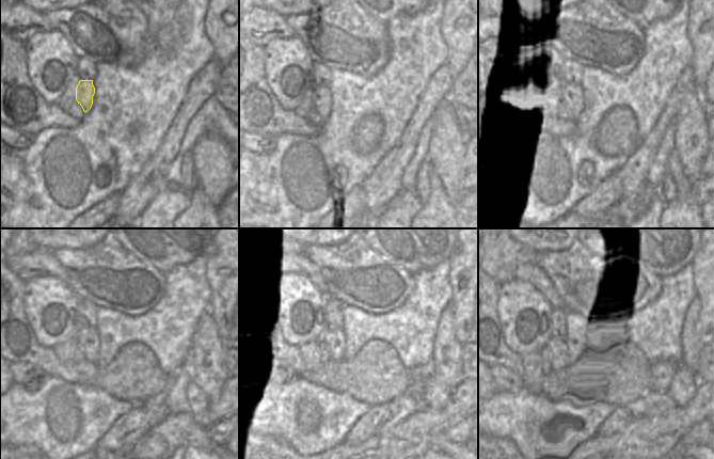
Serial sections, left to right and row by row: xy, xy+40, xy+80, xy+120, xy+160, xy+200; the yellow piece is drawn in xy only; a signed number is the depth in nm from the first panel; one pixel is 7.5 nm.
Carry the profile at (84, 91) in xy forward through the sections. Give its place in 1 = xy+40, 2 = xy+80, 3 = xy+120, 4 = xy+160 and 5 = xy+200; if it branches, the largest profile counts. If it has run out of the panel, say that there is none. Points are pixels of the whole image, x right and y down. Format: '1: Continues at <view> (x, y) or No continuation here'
1: Continues at xy+40 (321, 96)
2: Continues at xy+80 (569, 99)
3: Continues at xy+120 (88, 337)
4: Continues at xy+160 (334, 339)
5: Continues at xy+200 (576, 351)

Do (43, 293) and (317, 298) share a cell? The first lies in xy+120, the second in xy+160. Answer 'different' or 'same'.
different

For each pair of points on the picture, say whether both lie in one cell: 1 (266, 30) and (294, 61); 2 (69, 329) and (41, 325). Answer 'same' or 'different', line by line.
1: different
2: same

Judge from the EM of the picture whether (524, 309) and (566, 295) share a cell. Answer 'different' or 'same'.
different

